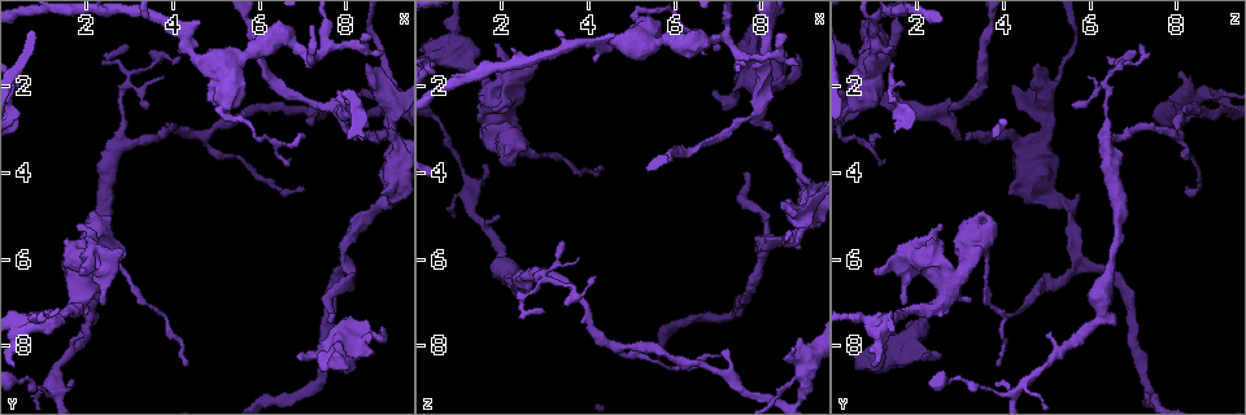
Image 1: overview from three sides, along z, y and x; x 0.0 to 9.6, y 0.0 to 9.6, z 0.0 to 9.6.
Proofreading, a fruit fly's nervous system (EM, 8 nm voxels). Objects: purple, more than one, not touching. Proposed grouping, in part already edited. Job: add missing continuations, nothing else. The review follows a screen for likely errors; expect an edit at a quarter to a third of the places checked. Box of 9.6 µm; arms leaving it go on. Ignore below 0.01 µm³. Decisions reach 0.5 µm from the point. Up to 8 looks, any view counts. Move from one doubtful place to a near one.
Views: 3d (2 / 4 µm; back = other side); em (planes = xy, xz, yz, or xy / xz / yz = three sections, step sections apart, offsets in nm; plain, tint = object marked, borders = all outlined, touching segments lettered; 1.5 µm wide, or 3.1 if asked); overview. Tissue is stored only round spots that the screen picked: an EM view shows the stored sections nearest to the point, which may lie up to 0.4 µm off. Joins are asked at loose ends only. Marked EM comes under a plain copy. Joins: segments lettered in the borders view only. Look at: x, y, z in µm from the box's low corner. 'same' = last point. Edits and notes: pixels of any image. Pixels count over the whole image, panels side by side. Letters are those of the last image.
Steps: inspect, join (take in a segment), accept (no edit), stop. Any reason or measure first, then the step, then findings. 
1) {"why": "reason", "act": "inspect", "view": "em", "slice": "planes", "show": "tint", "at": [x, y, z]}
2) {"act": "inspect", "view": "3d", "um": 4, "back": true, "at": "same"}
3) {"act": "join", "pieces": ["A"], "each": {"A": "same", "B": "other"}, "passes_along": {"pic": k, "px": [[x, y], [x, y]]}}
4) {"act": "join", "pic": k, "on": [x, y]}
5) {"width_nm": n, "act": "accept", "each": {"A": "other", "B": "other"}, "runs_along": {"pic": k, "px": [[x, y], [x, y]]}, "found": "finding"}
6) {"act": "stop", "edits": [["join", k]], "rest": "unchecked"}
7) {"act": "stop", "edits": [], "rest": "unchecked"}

{"why": "branch stops here", "act": "inspect", "view": "em", "slice": "xz", "step": 4, "show": "borders", "at": [1.55, 8.80, 3.85]}

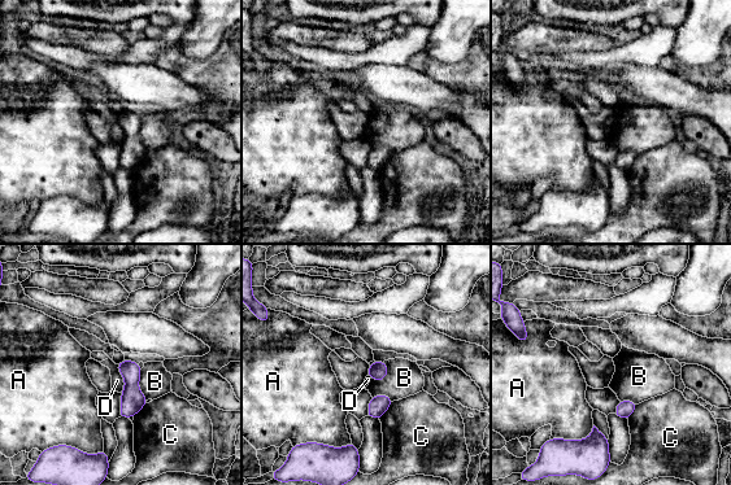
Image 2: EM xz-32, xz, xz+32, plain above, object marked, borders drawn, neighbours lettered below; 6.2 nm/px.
{"act": "inspect", "view": "em", "slice": "xy", "step": 8, "show": "borders", "at": "same"}

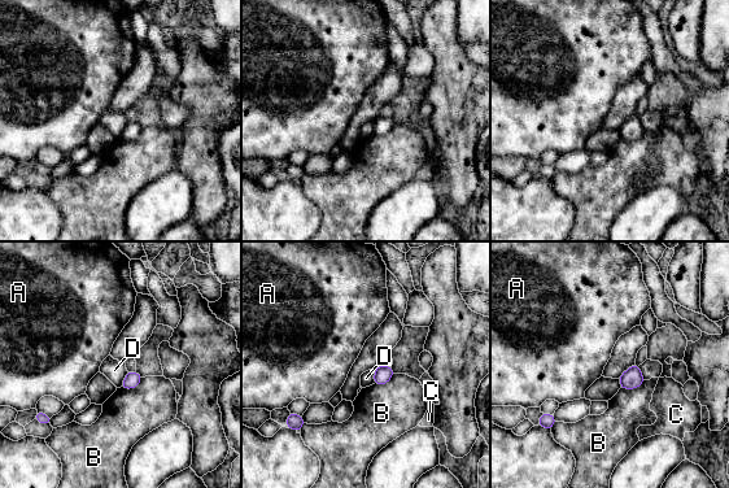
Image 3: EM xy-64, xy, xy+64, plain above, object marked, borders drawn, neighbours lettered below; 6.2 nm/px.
{"longest_contact_nm": ["B", 170], "act": "accept", "each": {"A": "other", "B": "other", "C": "other", "D": "other"}, "found": "no lettered segment goes on from it"}

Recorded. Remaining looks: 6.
{"why": "an open end", "act": "inspect", "view": "3d", "um": 4, "at": [7.10, 2.70, 8.15]}

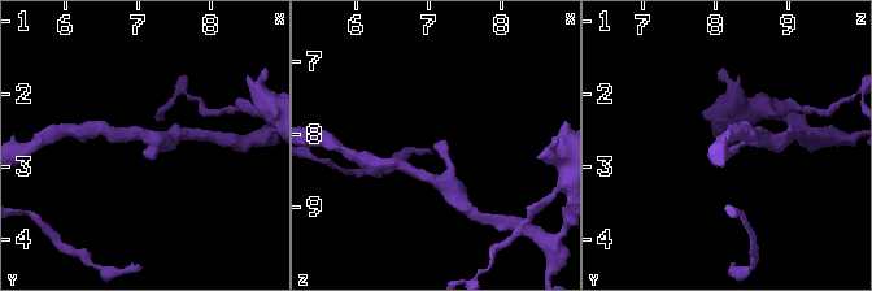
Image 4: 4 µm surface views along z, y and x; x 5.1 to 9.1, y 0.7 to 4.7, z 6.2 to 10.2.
{"why": "now the EM", "act": "inspect", "view": "em", "slice": "xz", "step": 8, "show": "borders", "at": [7.10, 2.80, 8.15]}

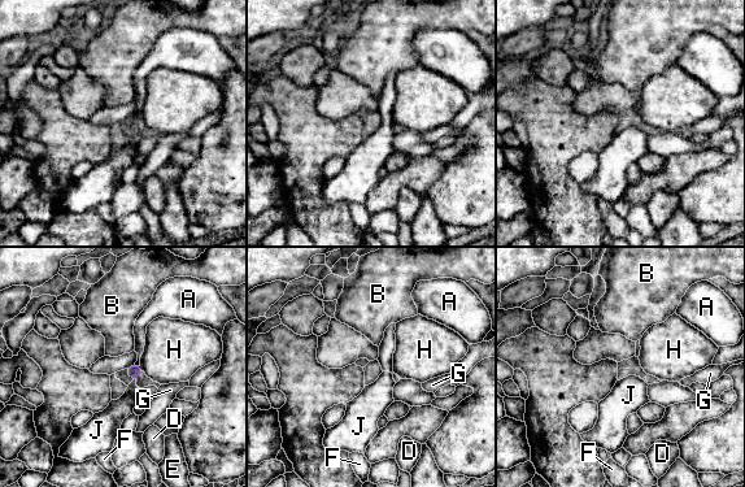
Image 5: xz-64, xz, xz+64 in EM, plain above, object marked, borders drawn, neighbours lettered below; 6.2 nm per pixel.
{"act": "inspect", "view": "em", "slice": "planes", "show": "borders", "at": "same"}

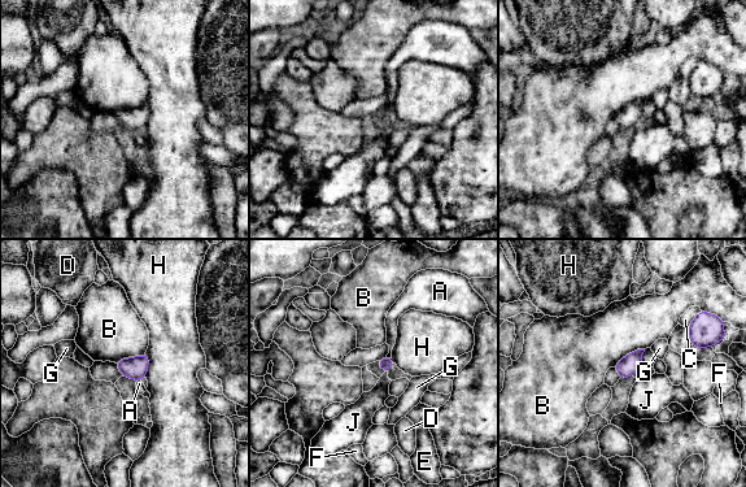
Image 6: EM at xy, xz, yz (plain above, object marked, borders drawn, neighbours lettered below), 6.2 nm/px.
{"act": "accept", "each": {"A": "other", "B": "other", "C": "other", "D": "other", "E": "other", "F": "other", "G": "other", "H": "other", "J": "other"}, "border": {"pic": 6, "px": [[644, 348], [628, 352], [613, 366]]}, "found": "no lettered segment goes on from it"}

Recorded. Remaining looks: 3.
{"why": "branch stops here", "act": "inspect", "view": "em", "slice": "planes", "show": "borders", "at": [8.75, 1.70, 8.10]}

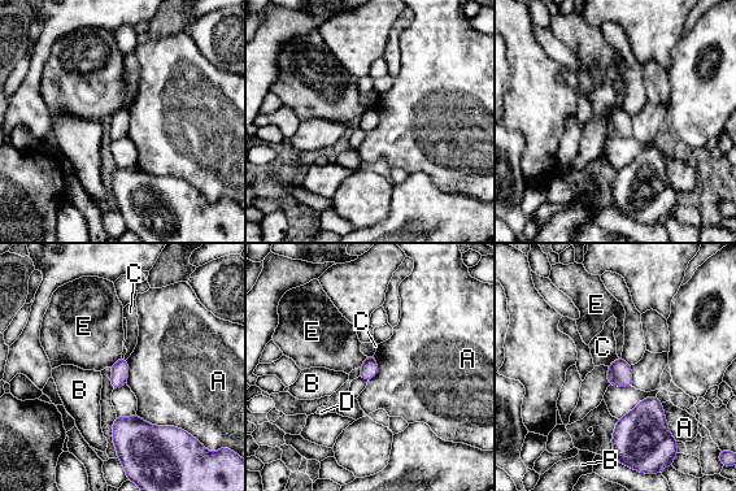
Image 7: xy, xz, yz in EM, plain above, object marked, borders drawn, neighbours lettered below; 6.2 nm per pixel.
{"act": "accept", "each": {"A": "other", "B": "other", "C": "other", "D": "other", "E": "other"}, "border": {"pic": 7, "px": [[121, 356], [109, 366]]}, "found": "none of them fits"}

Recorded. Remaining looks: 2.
{"act": "stop", "edits": [], "rest": "unchecked"}

